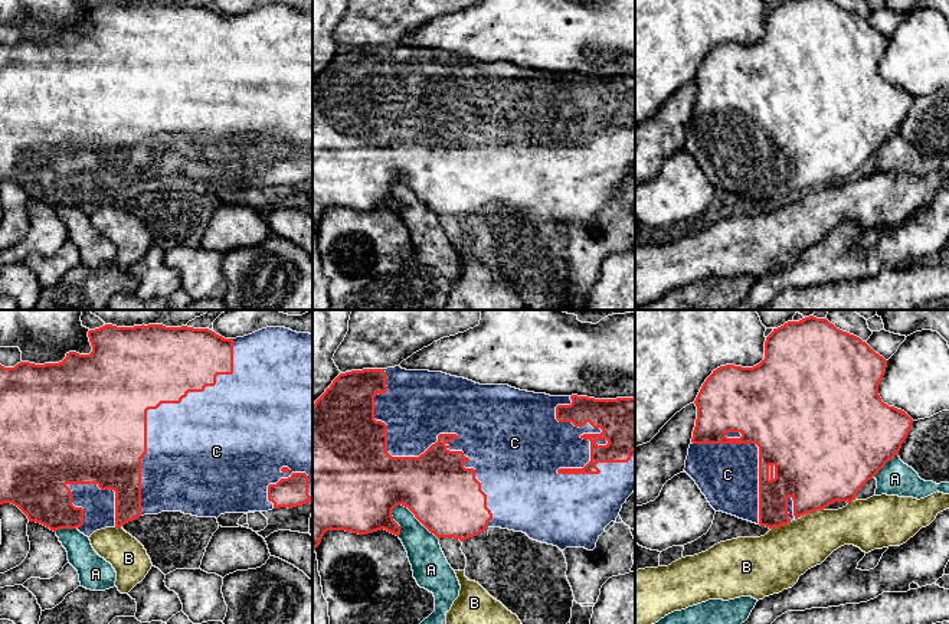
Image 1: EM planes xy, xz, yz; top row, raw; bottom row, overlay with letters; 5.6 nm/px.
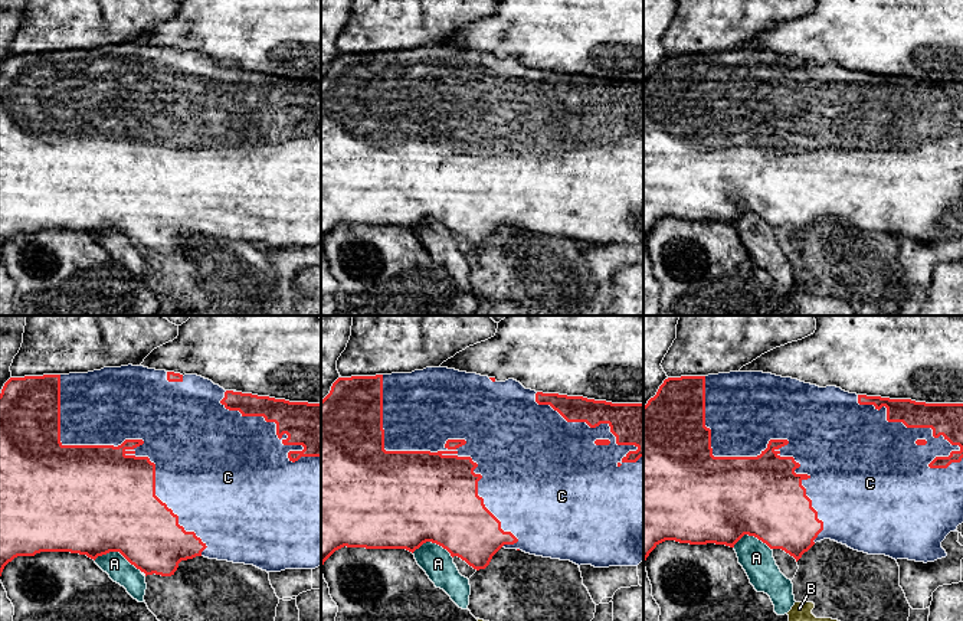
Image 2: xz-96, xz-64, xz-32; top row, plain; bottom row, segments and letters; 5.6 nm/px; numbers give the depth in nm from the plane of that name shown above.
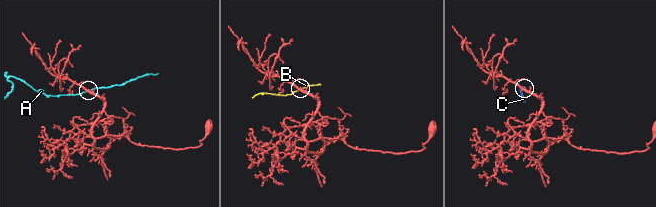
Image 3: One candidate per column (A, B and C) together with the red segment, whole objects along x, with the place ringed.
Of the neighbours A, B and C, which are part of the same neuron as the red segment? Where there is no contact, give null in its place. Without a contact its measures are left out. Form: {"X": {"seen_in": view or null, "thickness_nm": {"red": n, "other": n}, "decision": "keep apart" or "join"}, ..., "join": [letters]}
{"A": {"seen_in": "xz", "thickness_nm": {"red": 400, "other": 190}, "decision": "keep apart"}, "B": {"seen_in": "yz", "thickness_nm": {"red": 440, "other": 280}, "decision": "keep apart"}, "C": {"seen_in": "xz", "thickness_nm": {"red": 380, "other": 400}, "decision": "join"}, "join": ["C"]}

